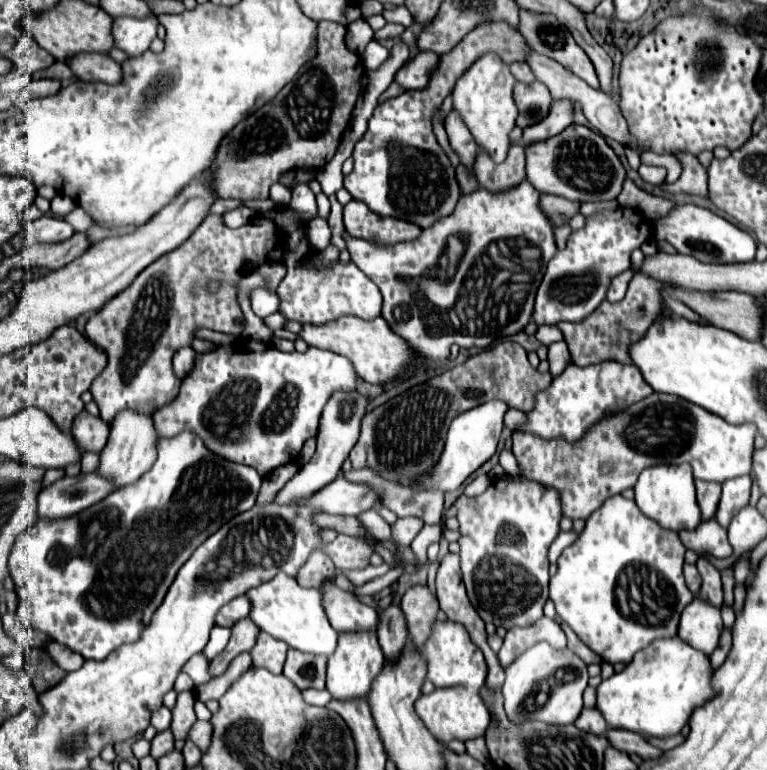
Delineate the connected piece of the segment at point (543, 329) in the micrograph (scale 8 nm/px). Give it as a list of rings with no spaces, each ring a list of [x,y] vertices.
[[[541,325],[537,328],[535,336],[537,336],[537,340],[539,340],[541,344],[545,344],[545,346],[563,340],[563,332],[561,332],[557,326]]]

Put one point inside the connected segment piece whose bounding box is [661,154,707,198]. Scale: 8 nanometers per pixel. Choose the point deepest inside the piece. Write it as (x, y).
(693, 180)

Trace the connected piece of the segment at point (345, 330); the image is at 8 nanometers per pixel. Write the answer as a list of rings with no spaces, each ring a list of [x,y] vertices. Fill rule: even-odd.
[[[341,316],[321,326],[305,324],[299,336],[309,346],[317,346],[345,356],[353,364],[357,376],[369,384],[383,384],[395,380],[411,362],[415,362],[413,350],[405,342],[401,342],[401,338],[395,332],[391,332],[391,328],[385,324],[383,318],[365,322],[357,316]]]

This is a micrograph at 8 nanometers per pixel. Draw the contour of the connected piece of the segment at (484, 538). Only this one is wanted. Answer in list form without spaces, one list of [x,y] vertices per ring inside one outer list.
[[[501,476],[491,482],[491,486],[475,498],[459,496],[453,504],[457,508],[459,520],[459,556],[461,556],[462,580],[471,604],[479,612],[485,622],[493,622],[495,626],[511,628],[511,626],[529,626],[535,624],[543,616],[543,604],[547,602],[547,584],[549,584],[549,560],[547,550],[551,542],[559,534],[559,494],[553,488],[545,488],[527,478]]]

